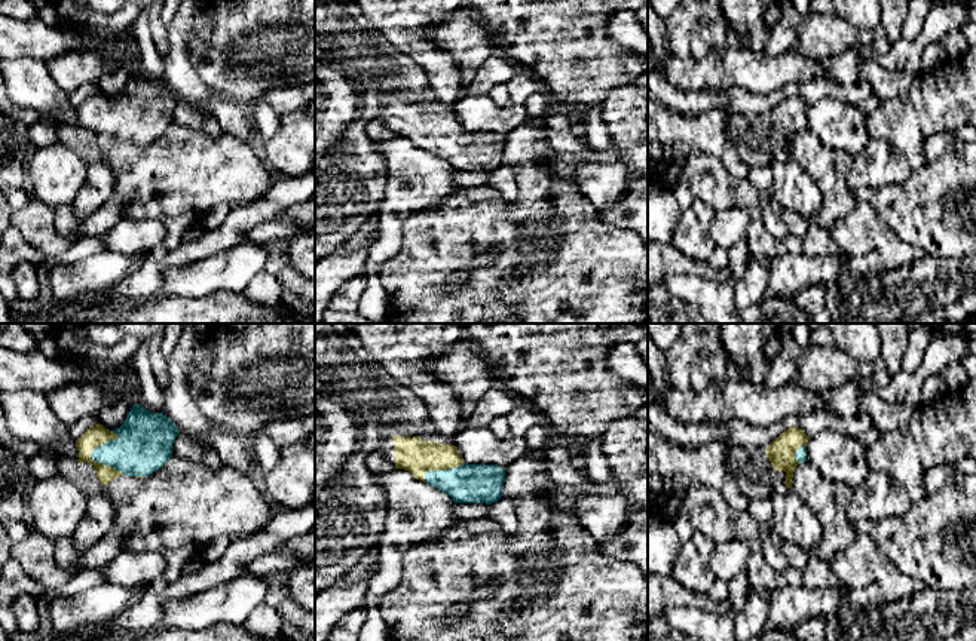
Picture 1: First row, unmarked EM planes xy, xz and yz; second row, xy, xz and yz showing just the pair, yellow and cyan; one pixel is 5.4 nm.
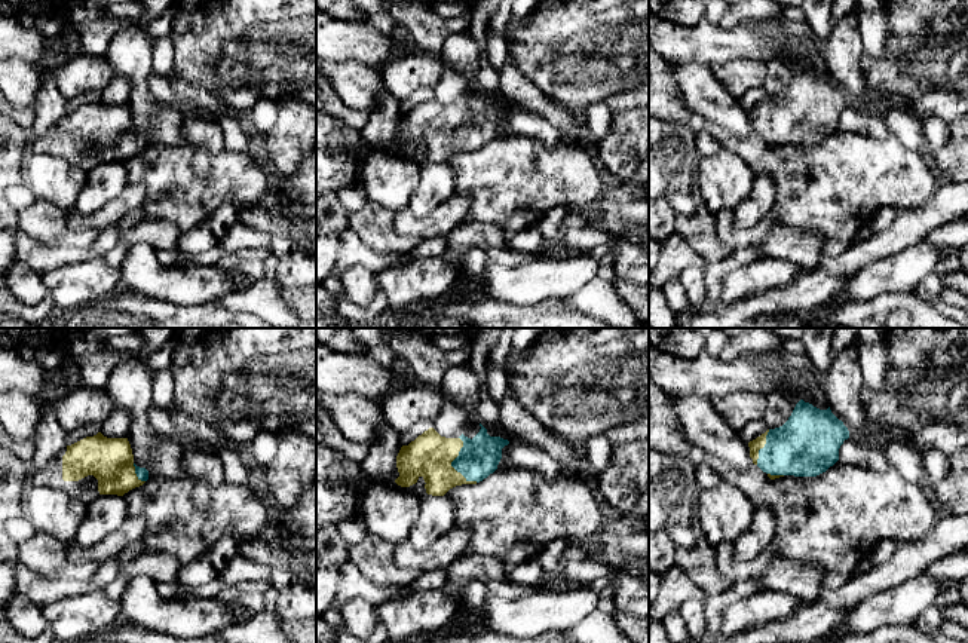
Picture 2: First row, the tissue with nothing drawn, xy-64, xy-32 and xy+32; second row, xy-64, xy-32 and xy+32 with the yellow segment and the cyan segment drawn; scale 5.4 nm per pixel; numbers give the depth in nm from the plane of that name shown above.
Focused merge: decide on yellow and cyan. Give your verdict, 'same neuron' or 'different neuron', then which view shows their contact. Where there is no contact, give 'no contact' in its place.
same neuron; contact in xy

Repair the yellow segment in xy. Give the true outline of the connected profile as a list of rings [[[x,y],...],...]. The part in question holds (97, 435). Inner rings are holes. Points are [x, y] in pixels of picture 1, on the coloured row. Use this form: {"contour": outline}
{"contour": [[[134,404],[119,429],[108,430],[98,423],[76,441],[77,461],[91,463],[101,485],[123,473],[146,478],[172,457],[178,433],[178,427],[163,411],[150,412]]]}

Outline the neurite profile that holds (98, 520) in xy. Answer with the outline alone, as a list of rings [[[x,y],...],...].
[[[97,493],[88,496],[85,516],[71,534],[71,537],[76,548],[85,550],[95,545],[113,527],[114,506],[107,496]]]

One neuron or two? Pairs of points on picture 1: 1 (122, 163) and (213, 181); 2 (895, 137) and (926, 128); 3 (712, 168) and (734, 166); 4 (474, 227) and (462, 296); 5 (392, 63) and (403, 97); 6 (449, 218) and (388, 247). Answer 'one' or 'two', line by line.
1: one
2: one
3: two
4: one
5: one
6: two

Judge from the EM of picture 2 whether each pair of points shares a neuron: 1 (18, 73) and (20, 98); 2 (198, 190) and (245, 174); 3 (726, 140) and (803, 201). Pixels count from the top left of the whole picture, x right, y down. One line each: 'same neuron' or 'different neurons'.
1: same neuron
2: same neuron
3: same neuron

